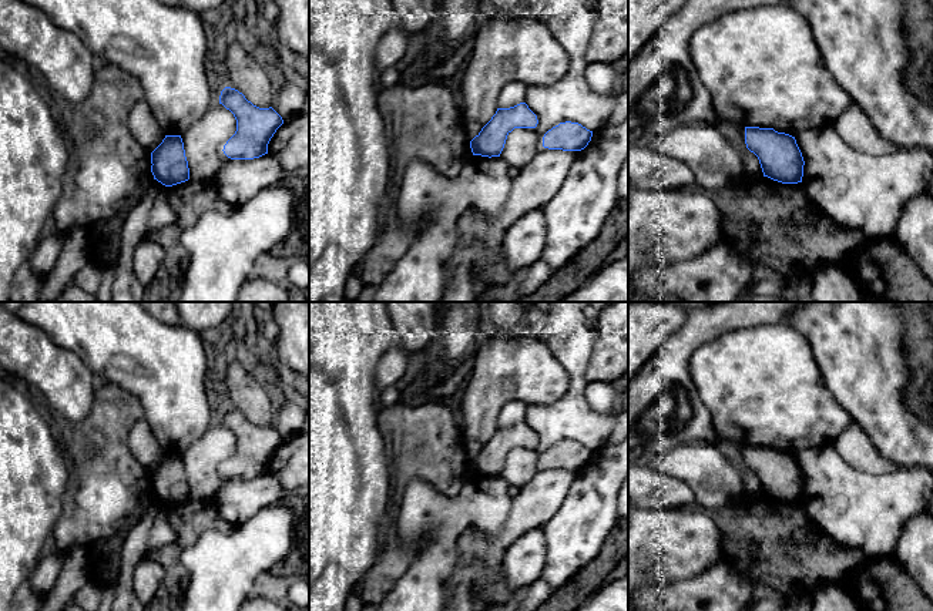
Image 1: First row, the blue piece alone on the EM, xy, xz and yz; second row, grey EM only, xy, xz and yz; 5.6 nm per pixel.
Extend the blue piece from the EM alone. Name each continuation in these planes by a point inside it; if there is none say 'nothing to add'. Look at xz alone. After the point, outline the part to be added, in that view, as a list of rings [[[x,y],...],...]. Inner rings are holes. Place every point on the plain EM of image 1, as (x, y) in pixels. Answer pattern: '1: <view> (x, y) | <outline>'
nothing to add

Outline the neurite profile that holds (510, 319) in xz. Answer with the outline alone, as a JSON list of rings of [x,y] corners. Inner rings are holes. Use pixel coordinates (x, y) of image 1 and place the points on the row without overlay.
[[[489,302],[490,319],[494,335],[503,339],[536,338],[538,329],[533,315],[537,312],[533,303],[524,302]]]

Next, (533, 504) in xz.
[[[541,466],[526,486],[516,490],[511,511],[497,537],[489,538],[471,528],[460,537],[460,561],[446,584],[446,611],[486,611],[487,604],[477,588],[491,581],[510,544],[543,527],[558,511],[580,471]]]

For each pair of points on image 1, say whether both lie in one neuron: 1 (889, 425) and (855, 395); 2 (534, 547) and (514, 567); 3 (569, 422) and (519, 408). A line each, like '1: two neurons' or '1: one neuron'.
1: one neuron
2: one neuron
3: two neurons

